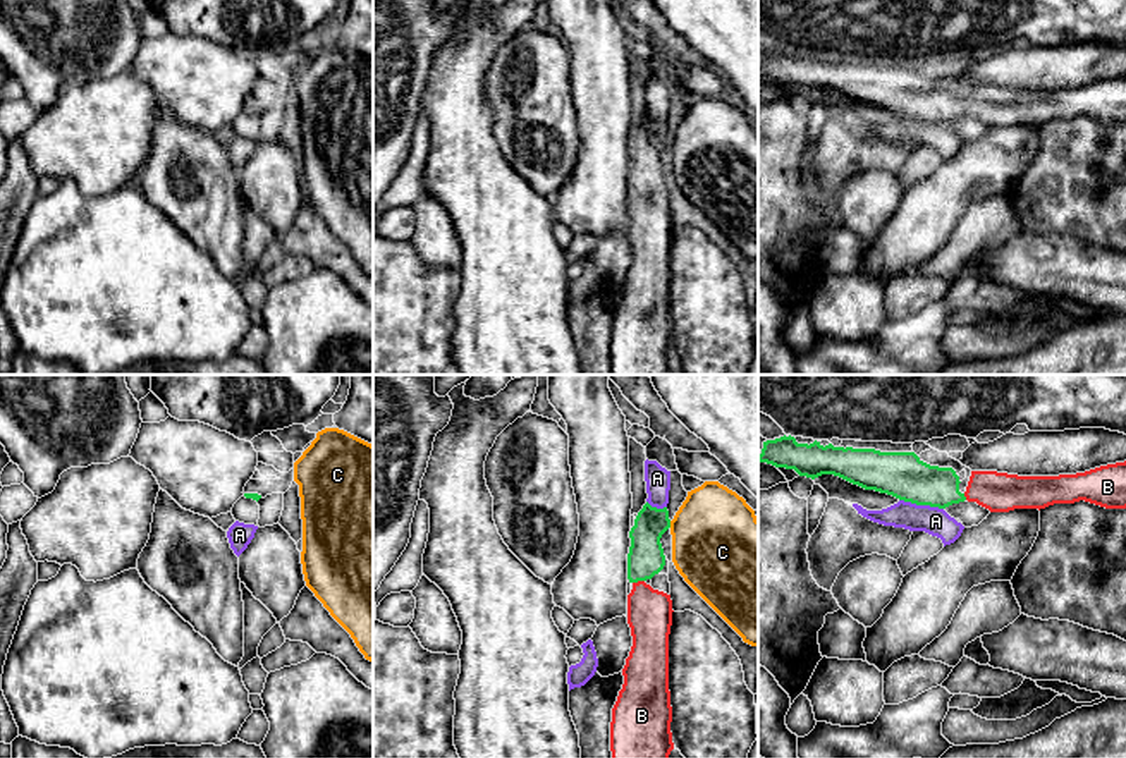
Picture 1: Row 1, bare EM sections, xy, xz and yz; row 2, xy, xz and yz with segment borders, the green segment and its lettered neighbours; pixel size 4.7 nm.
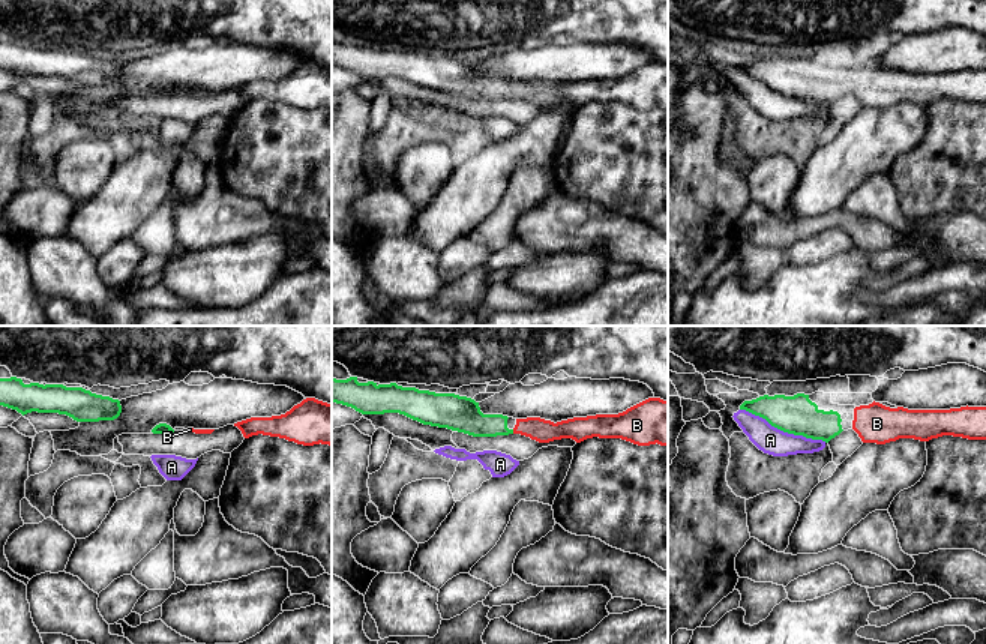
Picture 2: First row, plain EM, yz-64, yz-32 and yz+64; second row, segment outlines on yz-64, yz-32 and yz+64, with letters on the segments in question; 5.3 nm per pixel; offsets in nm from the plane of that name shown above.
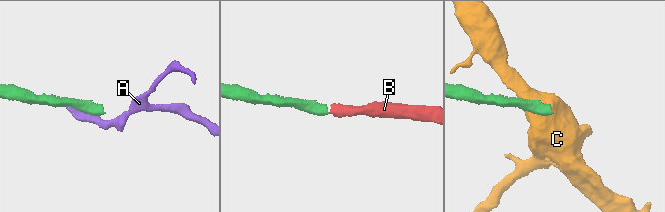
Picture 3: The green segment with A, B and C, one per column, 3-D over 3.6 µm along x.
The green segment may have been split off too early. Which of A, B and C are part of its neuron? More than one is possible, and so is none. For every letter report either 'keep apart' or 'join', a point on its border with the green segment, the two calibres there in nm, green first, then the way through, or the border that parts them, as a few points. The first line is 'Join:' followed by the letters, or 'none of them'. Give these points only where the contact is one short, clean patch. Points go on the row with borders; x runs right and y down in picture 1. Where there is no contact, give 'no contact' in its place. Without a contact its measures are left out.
Join: B
A: keep apart | yz (922, 504) | 220/130 nm | along yz (899, 499), (942, 509)
B: join | xz (638, 580) | 170/200 nm | across xz (645, 559), (638, 571), (638, 580), (648, 611)
C: keep apart | xz (669, 525) | 170/440 nm | along xz (669, 521), (671, 526)

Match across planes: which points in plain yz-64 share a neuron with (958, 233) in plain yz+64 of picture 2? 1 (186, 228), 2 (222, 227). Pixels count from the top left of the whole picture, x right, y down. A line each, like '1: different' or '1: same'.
1: same
2: same

